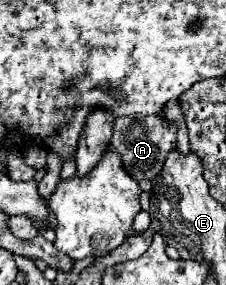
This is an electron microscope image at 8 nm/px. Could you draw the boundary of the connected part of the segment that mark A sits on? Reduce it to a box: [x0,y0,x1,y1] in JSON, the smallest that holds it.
[110,115,176,181]

